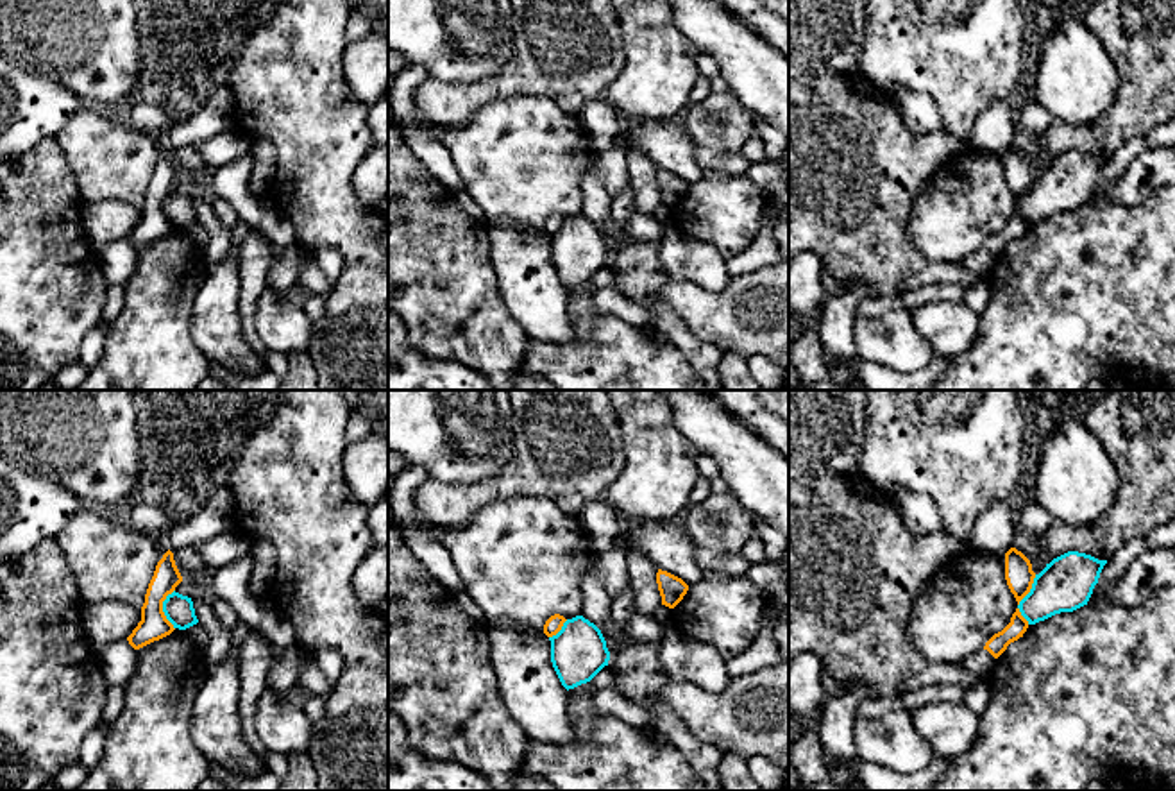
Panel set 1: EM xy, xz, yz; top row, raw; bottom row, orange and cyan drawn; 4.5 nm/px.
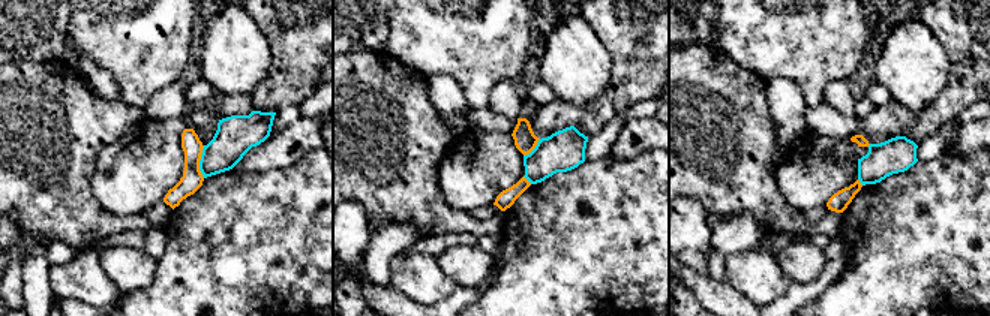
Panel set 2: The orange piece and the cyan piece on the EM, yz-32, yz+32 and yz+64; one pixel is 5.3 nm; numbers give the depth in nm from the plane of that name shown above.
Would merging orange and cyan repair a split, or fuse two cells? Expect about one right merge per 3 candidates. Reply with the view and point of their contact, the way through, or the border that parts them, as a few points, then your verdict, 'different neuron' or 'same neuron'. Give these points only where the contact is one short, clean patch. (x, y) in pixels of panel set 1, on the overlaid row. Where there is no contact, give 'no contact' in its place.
contact yz (1022, 598); border yz (1036, 575), (1031, 591), (1018, 605), (1027, 623); different neuron

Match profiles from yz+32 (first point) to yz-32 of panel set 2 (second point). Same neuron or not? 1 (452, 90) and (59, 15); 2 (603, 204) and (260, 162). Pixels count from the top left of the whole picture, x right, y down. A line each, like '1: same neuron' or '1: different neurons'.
1: same neuron
2: different neurons

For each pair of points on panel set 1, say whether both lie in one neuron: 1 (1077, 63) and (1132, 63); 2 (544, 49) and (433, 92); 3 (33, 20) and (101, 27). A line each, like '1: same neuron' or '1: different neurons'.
1: different neurons
2: same neuron
3: same neuron

